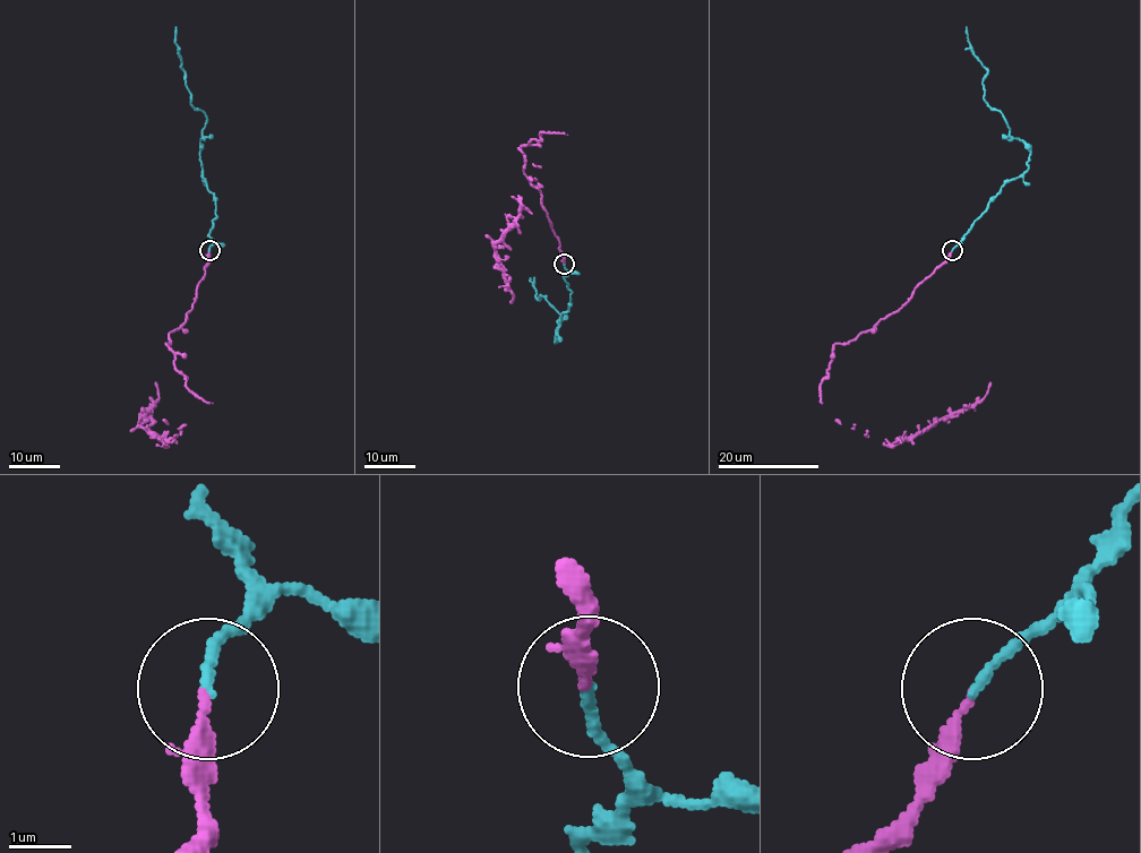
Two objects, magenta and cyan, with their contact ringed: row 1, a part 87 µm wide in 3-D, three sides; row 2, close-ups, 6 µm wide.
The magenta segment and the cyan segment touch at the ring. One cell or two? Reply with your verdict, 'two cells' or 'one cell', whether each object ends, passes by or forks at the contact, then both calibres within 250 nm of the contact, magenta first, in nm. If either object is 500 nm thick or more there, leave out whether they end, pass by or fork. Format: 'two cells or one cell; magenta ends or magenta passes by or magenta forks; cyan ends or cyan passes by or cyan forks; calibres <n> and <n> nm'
one cell; magenta ends; cyan ends; calibres 190 and 150 nm

